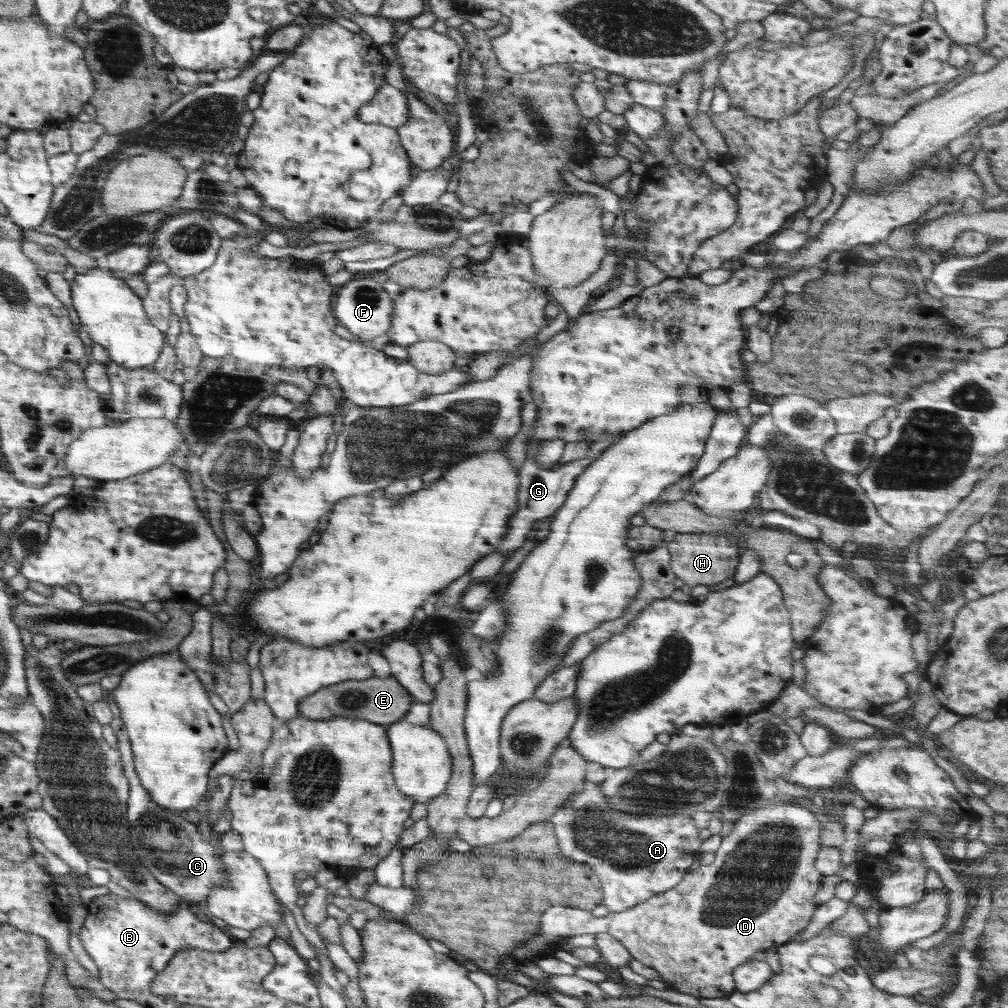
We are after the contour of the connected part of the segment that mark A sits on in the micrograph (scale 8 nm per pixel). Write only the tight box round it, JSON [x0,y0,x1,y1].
[550,782,703,913]

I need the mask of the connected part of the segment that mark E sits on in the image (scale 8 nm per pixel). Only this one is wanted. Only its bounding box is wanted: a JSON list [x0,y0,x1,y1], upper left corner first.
[298,675,414,725]

